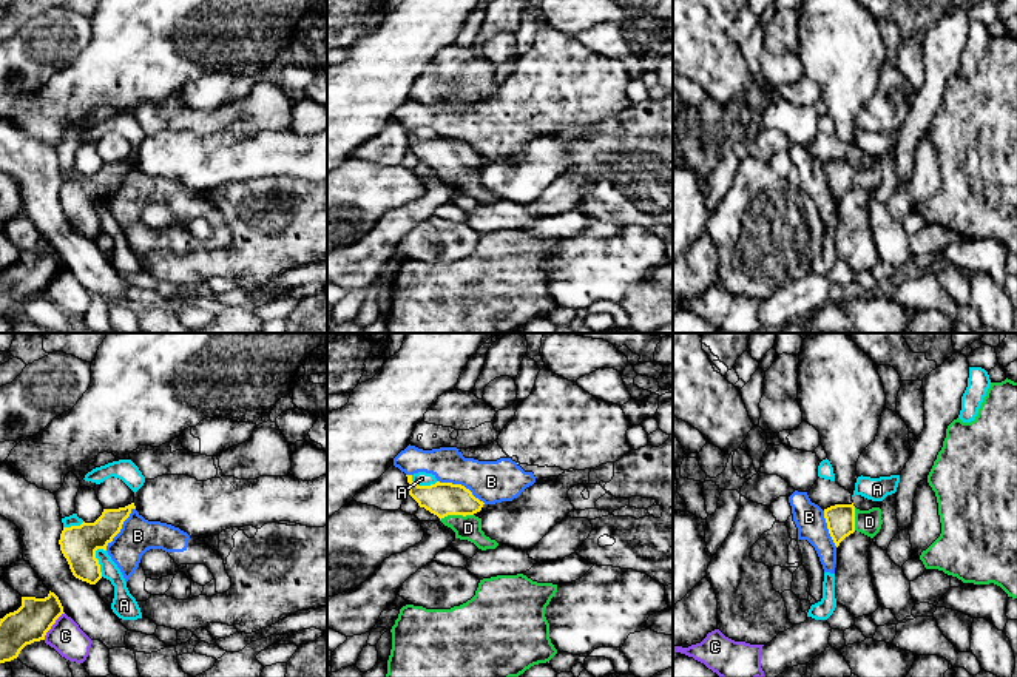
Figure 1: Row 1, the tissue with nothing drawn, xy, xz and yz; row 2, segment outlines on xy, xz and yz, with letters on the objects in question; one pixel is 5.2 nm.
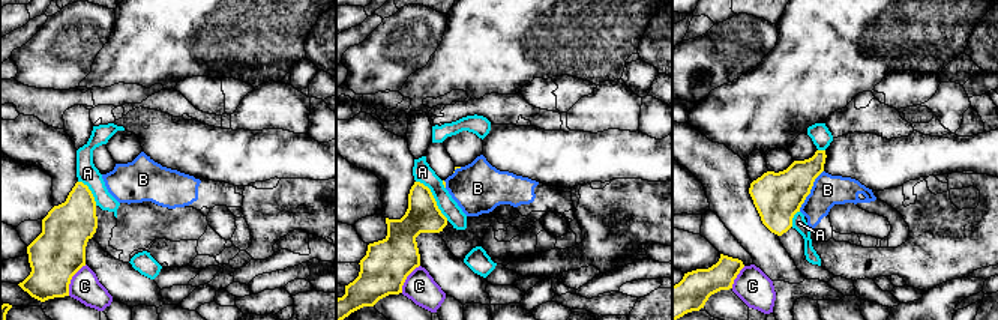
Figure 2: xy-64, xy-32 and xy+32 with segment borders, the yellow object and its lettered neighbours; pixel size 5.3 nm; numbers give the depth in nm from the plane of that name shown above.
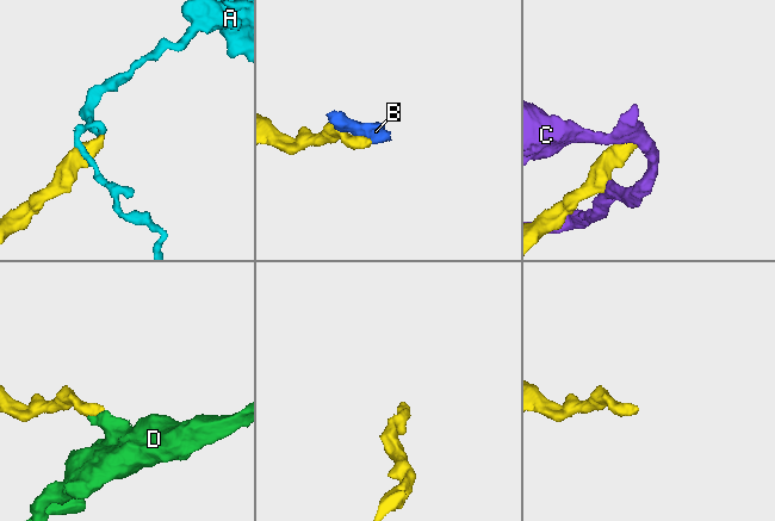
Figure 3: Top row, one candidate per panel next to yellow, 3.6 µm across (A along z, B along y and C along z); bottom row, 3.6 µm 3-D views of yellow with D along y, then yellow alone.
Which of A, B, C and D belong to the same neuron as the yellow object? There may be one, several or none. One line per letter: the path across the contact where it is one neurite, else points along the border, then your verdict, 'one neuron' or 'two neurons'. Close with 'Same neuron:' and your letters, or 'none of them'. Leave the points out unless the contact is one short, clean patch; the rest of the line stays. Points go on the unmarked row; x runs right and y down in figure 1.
A: two neurons
B: two neurons
C: along xy (64, 267), (43, 293) | two neurons
D: across xz (442, 153), (456, 168), (468, 182) | one neuron
Same neuron: D

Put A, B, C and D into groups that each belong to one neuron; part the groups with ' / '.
A / B / C / D

